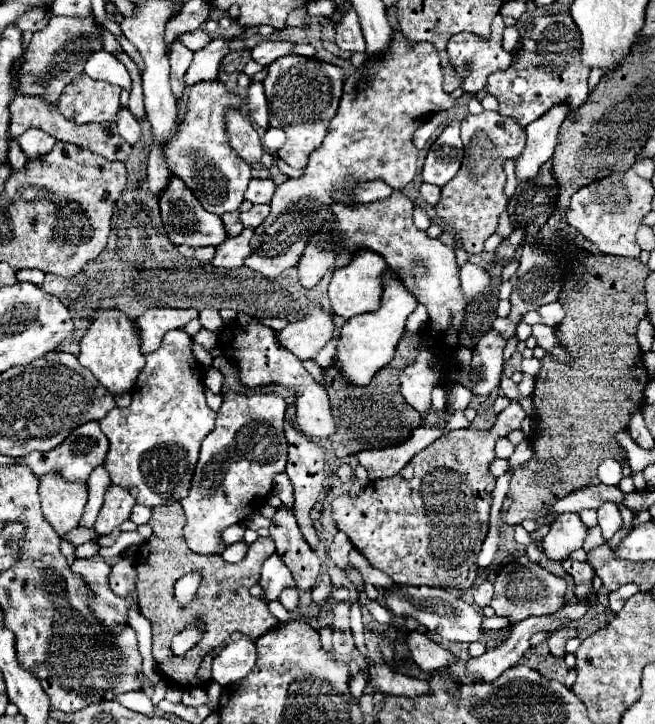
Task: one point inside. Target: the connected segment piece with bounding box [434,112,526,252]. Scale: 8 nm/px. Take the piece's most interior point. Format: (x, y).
(471, 203)

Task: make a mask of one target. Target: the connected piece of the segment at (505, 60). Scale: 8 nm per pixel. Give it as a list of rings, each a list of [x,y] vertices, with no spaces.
[[[498,14],[492,22],[492,36],[486,42],[480,42],[480,38],[476,38],[476,34],[456,34],[448,42],[448,56],[450,56],[452,64],[456,66],[456,70],[464,72],[464,68],[468,64],[466,78],[464,78],[464,84],[462,84],[462,88],[468,94],[478,94],[486,86],[486,80],[488,80],[490,74],[510,68],[510,64],[514,60],[514,54],[502,50],[502,32],[504,32],[504,22],[502,22],[502,16]]]

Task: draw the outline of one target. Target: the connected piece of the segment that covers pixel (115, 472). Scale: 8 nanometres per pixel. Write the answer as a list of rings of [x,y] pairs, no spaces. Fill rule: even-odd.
[[[170,330],[164,336],[162,346],[146,356],[146,366],[142,368],[134,386],[132,404],[128,408],[114,408],[100,420],[102,432],[110,440],[110,450],[104,460],[104,468],[108,470],[112,484],[122,488],[138,488],[136,502],[148,508],[180,502],[188,496],[194,466],[198,462],[200,442],[214,430],[216,412],[206,404],[202,366],[200,362],[196,362],[190,344],[192,338],[184,330]]]

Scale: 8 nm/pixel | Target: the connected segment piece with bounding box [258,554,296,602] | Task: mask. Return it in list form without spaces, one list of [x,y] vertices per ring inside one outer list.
[[[272,554],[272,558],[264,562],[258,584],[262,586],[262,598],[266,602],[278,600],[284,588],[296,588],[292,572],[288,570],[288,566],[284,566],[284,562],[280,562],[280,558],[276,558],[276,554]]]

